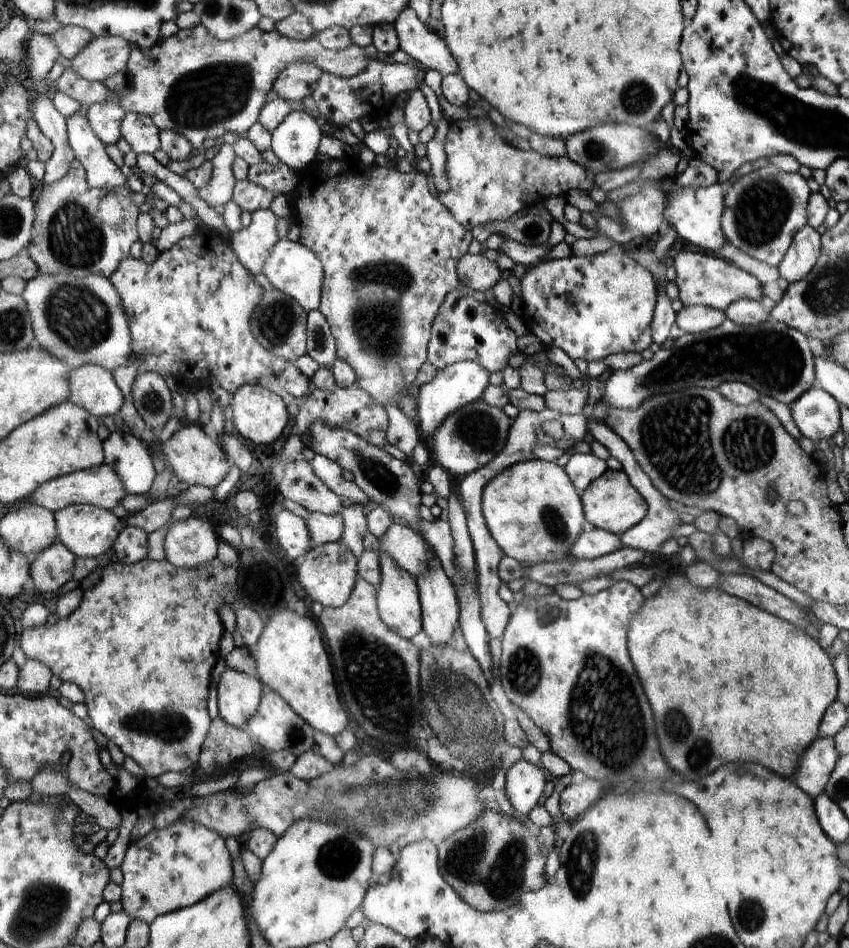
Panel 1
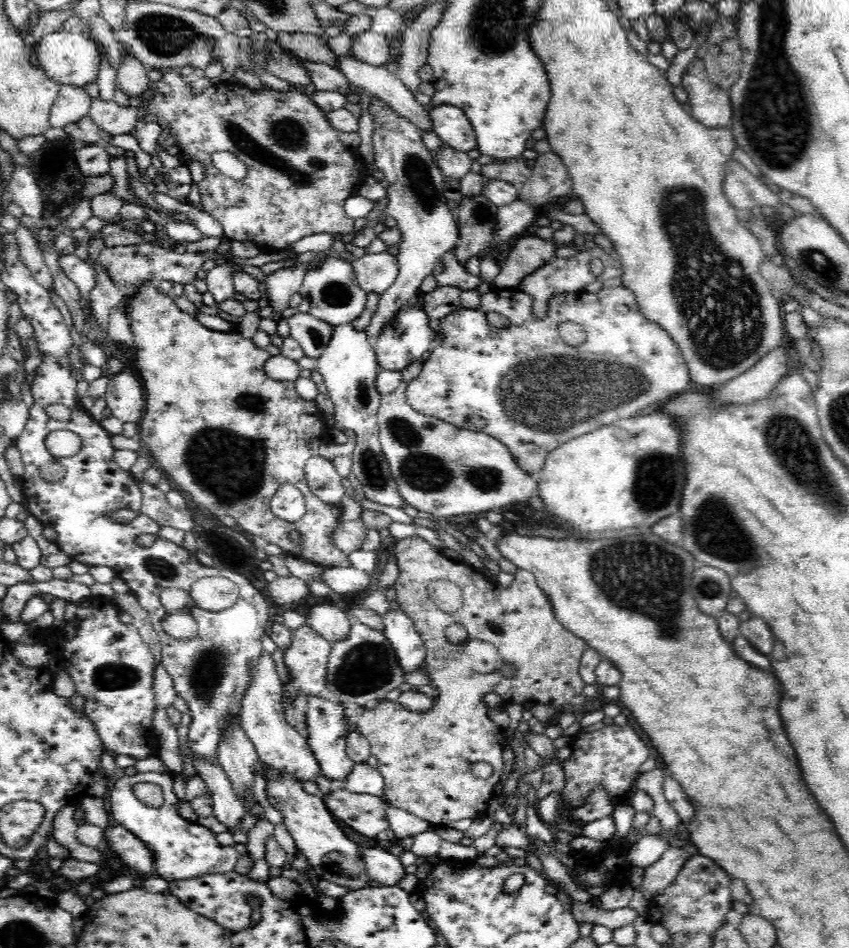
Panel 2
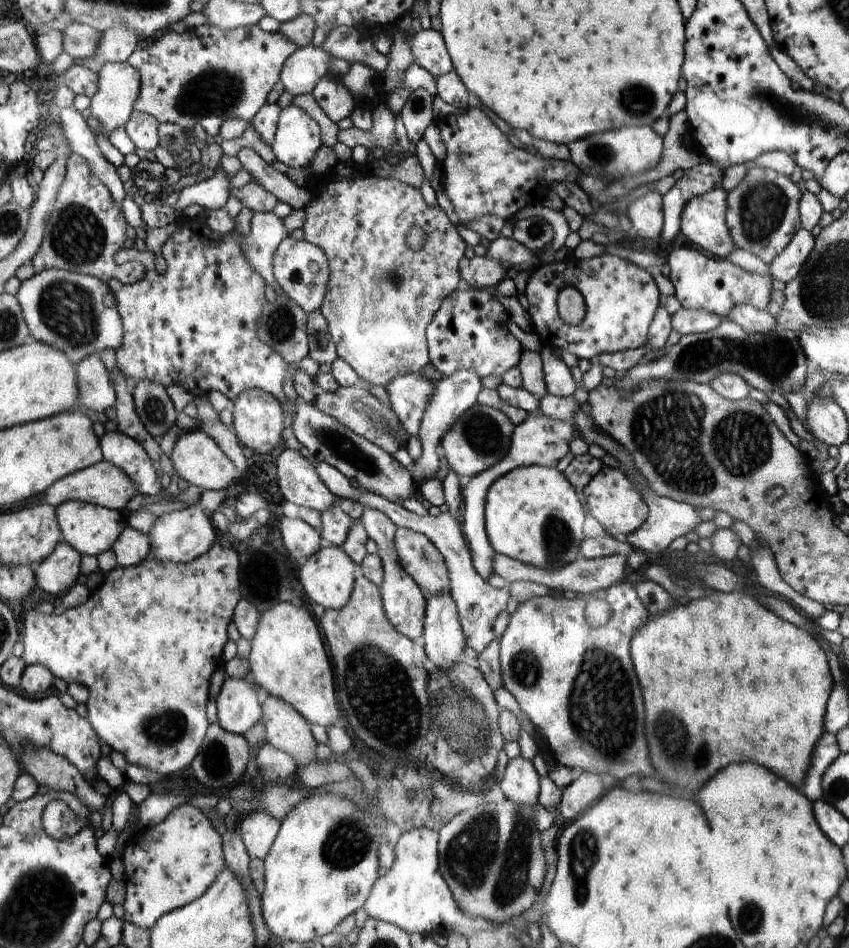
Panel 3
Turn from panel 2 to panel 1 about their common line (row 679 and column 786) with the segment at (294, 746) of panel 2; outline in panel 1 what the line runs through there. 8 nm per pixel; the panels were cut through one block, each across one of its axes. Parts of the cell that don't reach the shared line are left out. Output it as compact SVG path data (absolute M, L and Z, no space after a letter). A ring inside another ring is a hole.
M807 225L792 240L782 263L777 267L780 275L789 283L802 281L814 269L822 253L822 238Z

